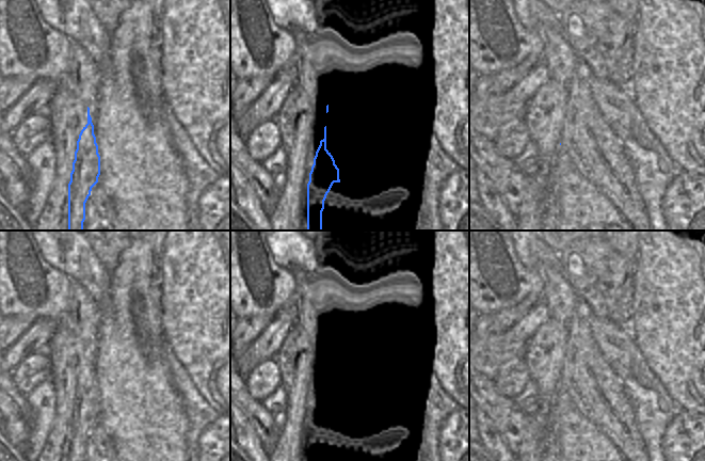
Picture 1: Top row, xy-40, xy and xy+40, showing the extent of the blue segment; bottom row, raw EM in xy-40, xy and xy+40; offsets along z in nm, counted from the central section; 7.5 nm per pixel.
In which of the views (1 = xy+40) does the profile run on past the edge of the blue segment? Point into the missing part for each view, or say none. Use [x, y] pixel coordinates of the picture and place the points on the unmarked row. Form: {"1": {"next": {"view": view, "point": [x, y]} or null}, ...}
{"1": {"next": null}}

